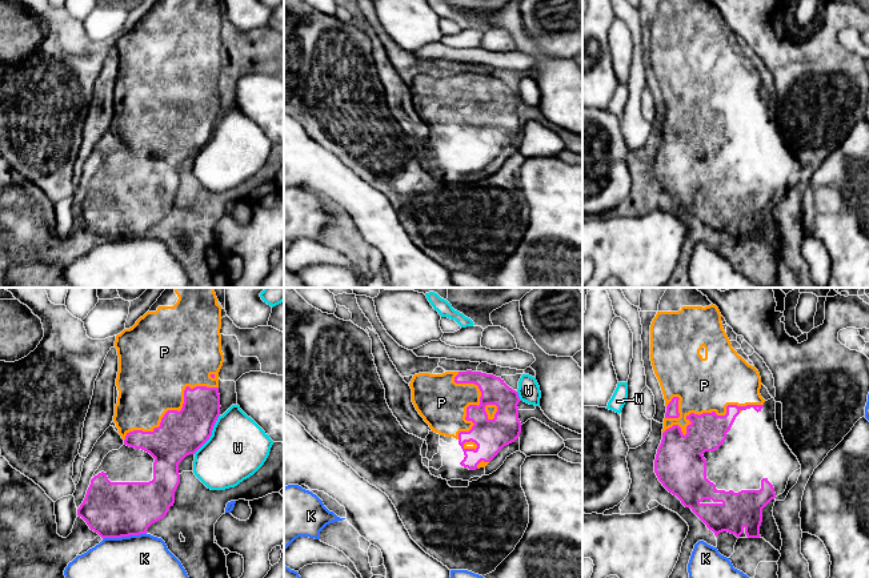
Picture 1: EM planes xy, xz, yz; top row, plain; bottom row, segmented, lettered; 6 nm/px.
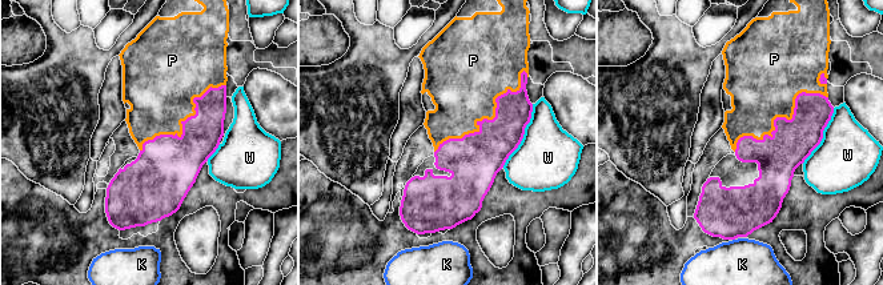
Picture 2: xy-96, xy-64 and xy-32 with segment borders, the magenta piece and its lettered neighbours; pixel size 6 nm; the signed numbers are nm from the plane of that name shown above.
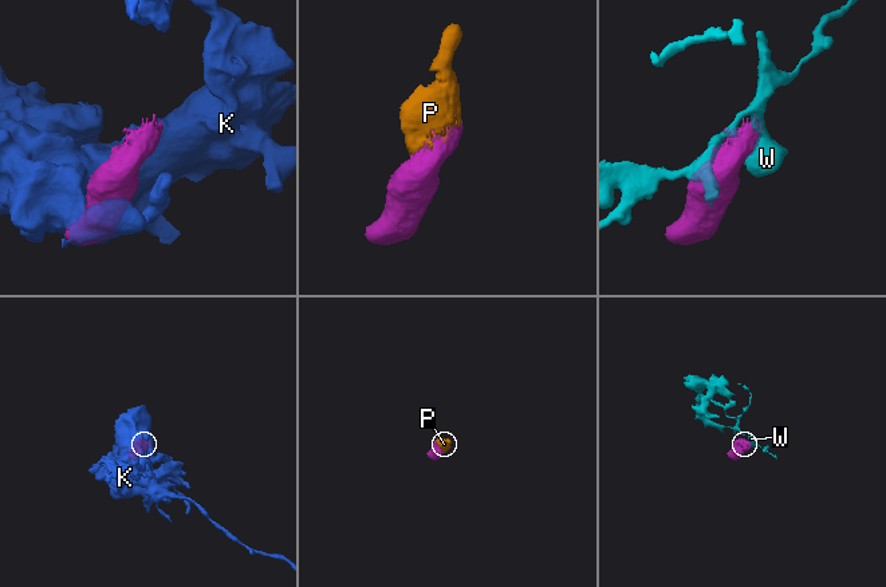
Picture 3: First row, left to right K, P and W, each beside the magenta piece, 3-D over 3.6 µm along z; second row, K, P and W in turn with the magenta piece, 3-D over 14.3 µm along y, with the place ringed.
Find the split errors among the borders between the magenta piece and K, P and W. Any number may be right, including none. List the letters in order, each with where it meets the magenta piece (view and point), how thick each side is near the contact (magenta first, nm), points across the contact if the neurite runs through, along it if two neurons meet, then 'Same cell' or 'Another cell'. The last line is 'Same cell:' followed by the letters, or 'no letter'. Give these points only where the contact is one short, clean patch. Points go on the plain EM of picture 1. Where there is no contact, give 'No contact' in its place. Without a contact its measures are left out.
K: Touches magenta at xy (124, 237). Thickness 340 nm (magenta) against 480 nm. Another cell
P: Touches magenta at yz (707, 115). Thickness 220 nm (magenta) against 340 nm. Same cell
W: Touches magenta at xy (211, 136). Thickness 280 nm (magenta) against 360 nm. Boundary: xy (219, 116), (212, 136), (193, 155). Another cell
Same cell: P

